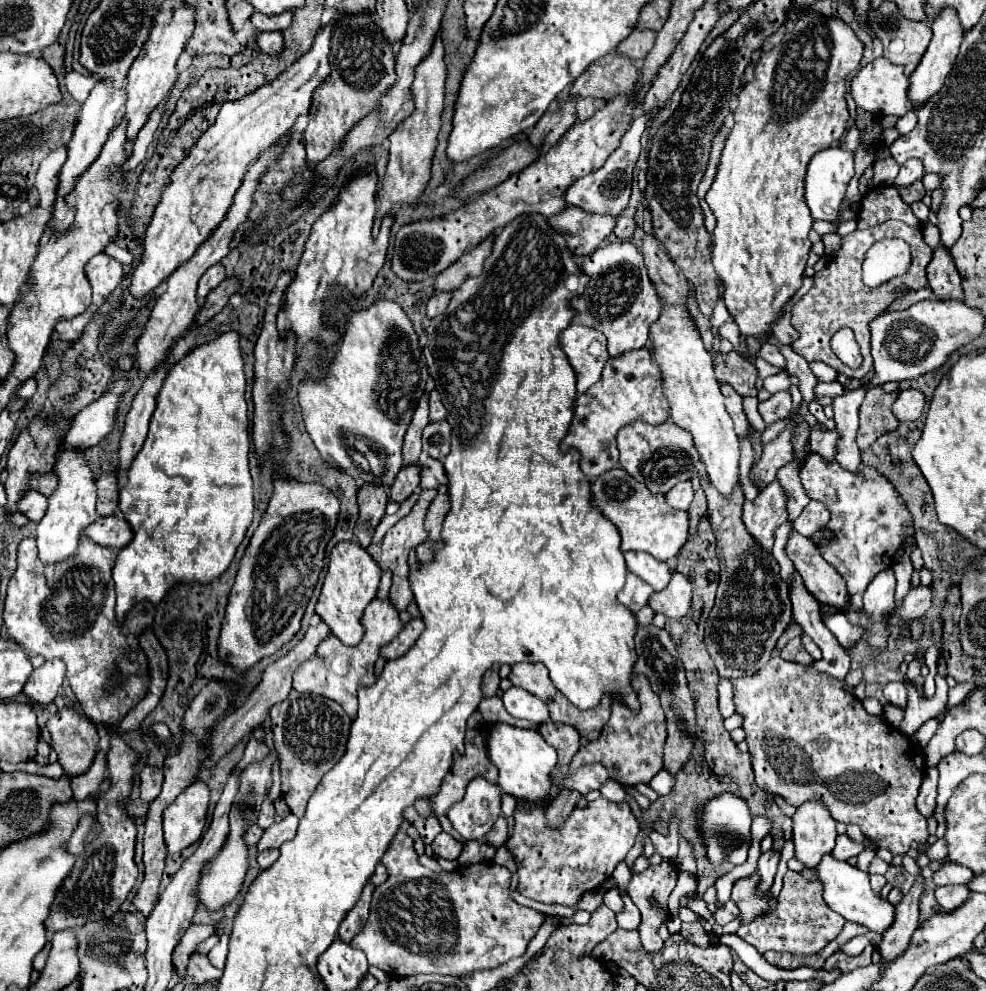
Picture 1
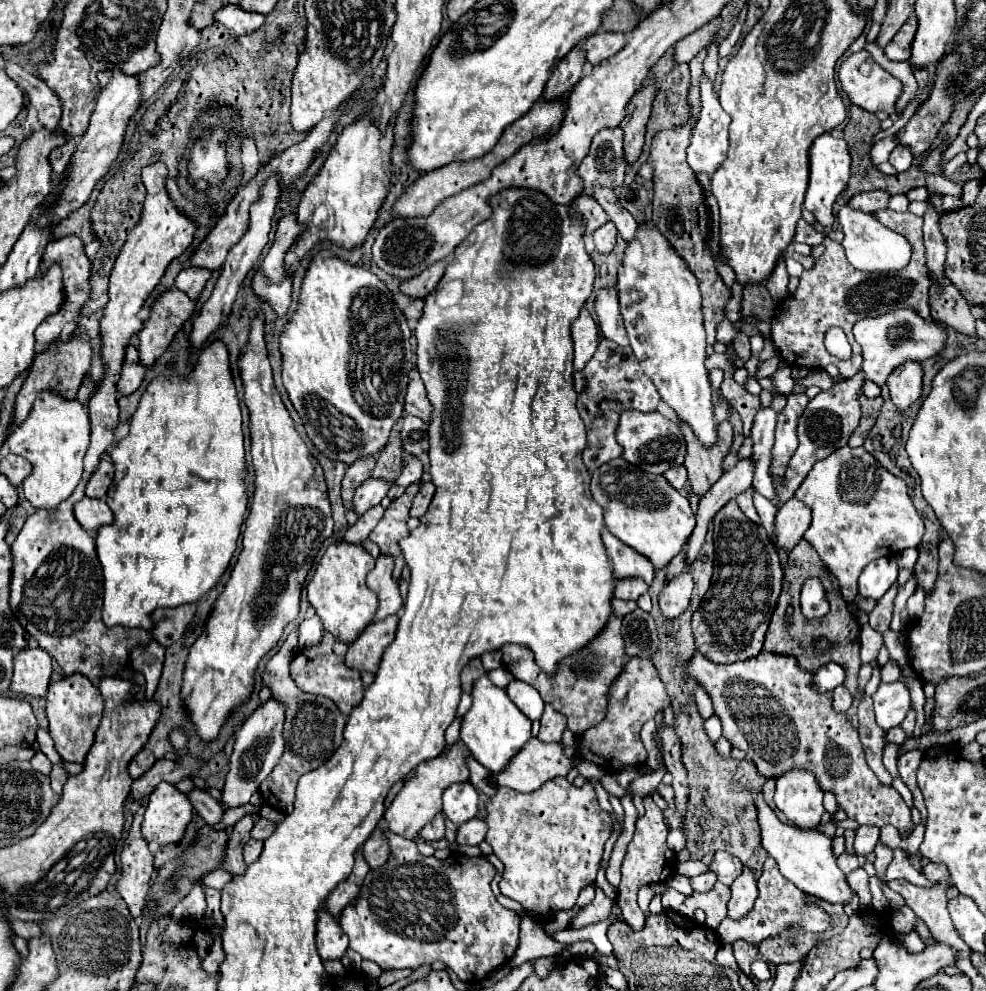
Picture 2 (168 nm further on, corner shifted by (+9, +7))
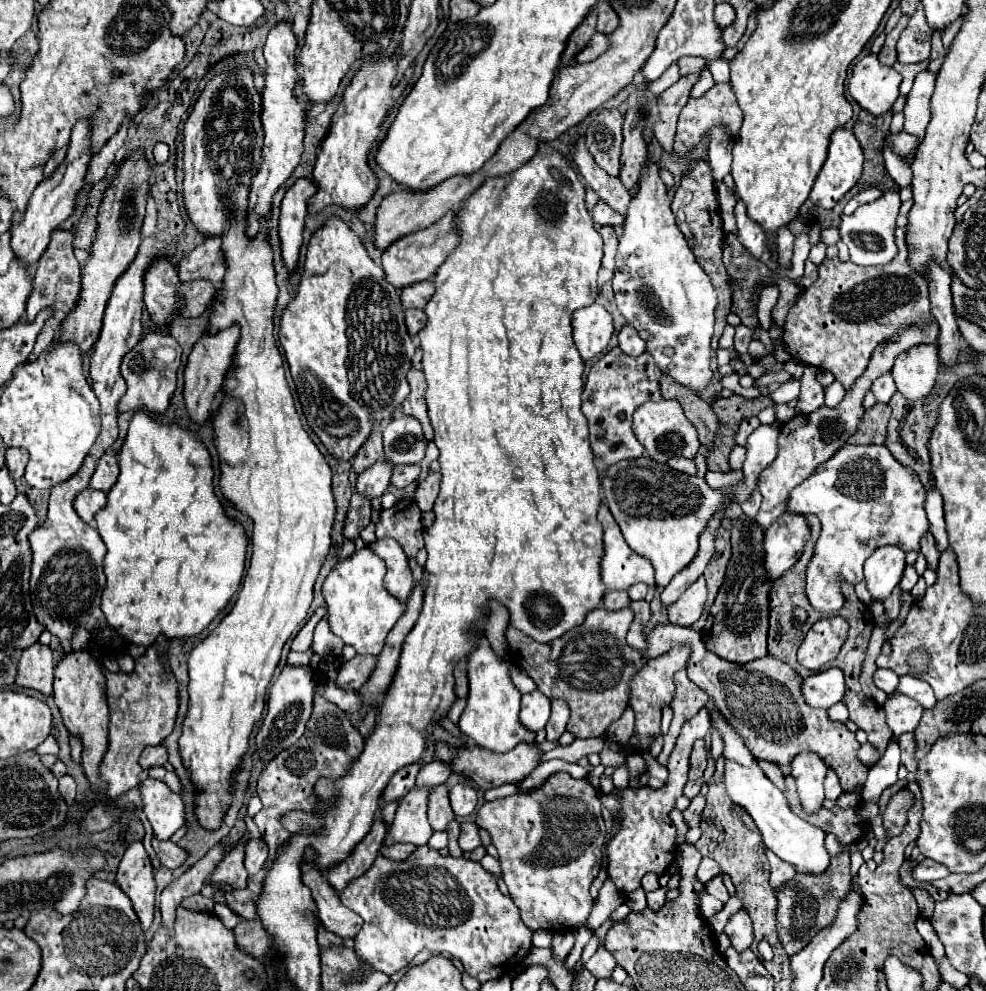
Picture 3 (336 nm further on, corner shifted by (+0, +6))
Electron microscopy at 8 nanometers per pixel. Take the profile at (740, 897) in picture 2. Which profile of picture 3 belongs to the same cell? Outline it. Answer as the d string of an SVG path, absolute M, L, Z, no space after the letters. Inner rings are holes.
M745 911L735 913L725 925L725 935L731 939L731 947L737 953L749 949L749 945L753 943L753 927L751 927L749 915Z

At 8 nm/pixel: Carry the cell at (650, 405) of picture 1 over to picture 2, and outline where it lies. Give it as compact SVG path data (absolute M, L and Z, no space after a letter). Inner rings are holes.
M604 338L600 340L596 354L586 364L586 368L580 372L574 372L574 390L578 394L580 416L586 418L584 424L586 424L588 442L582 452L582 460L590 472L622 454L620 444L614 438L620 412L628 408L636 408L640 412L652 412L658 408L658 402L660 402L660 396L652 380L644 376L632 348L618 346L616 342L604 340Z

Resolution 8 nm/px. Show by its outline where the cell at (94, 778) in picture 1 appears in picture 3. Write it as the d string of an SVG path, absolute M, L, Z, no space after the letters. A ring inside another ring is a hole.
M63 775L63 779L59 779L59 793L61 793L61 797L67 805L73 803L73 799L75 799L75 781L73 781L73 777Z

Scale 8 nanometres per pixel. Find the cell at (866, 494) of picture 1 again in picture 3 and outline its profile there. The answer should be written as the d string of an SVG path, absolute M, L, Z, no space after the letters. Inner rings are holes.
M846 444L825 463L821 463L813 475L809 475L797 489L791 491L787 501L787 513L815 513L821 521L821 535L815 543L813 557L807 567L807 597L809 603L825 613L835 615L843 603L841 581L857 585L863 579L863 563L881 545L897 545L899 549L919 551L919 539L929 529L929 521L923 511L925 487L913 469L901 465L885 445Z

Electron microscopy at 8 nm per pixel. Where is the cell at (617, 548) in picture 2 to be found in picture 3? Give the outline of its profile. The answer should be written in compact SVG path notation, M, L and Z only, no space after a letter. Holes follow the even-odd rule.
M605 501L597 511L597 519L603 525L605 553L601 557L601 581L605 583L605 587L613 591L629 589L635 583L645 583L653 587L655 579L653 579L651 561L647 561L637 553L629 555L629 545L625 543L621 529L613 519Z

